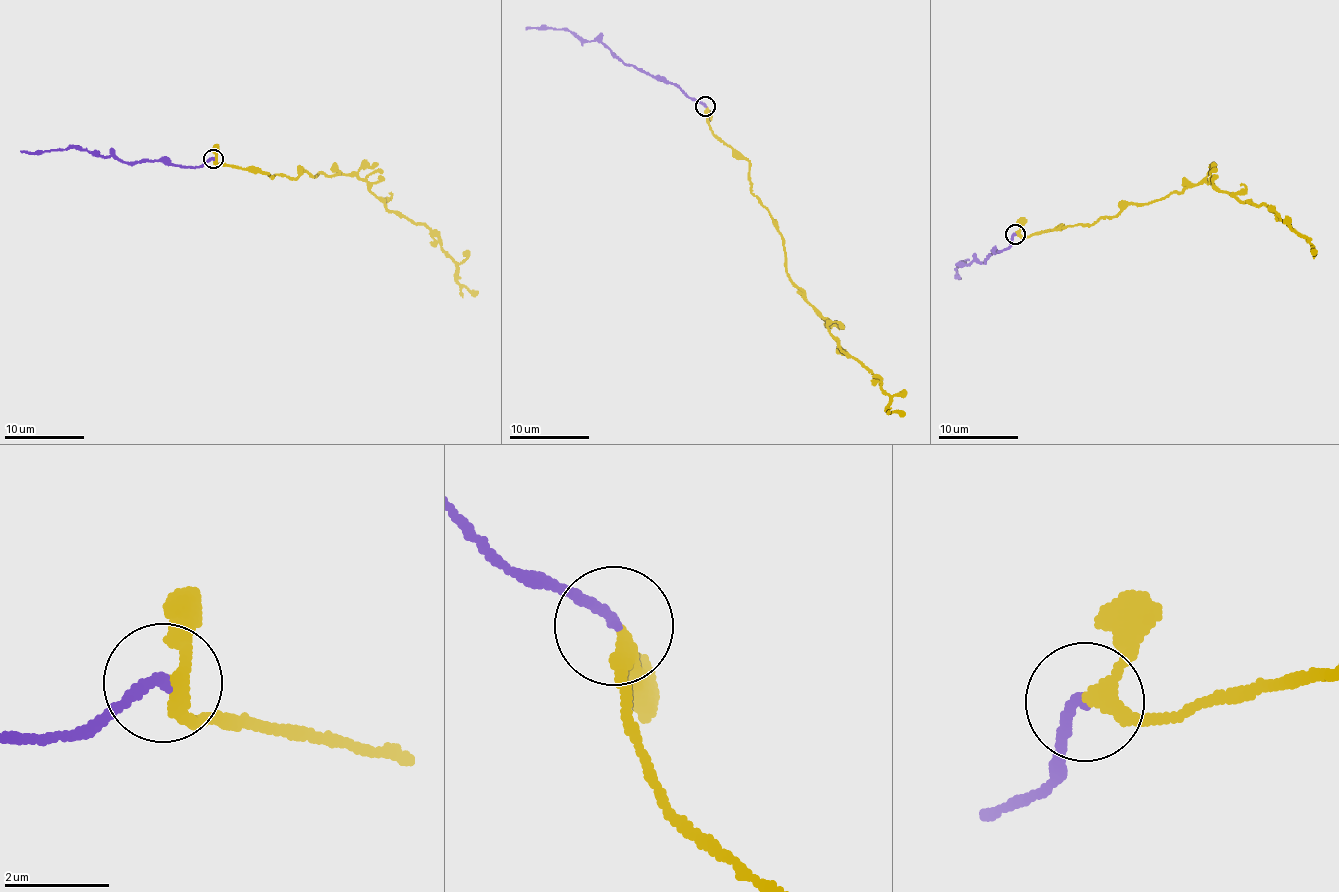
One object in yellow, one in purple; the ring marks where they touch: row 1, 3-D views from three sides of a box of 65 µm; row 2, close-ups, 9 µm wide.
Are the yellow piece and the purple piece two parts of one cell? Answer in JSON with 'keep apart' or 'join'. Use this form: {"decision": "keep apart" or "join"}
{"decision": "join"}

